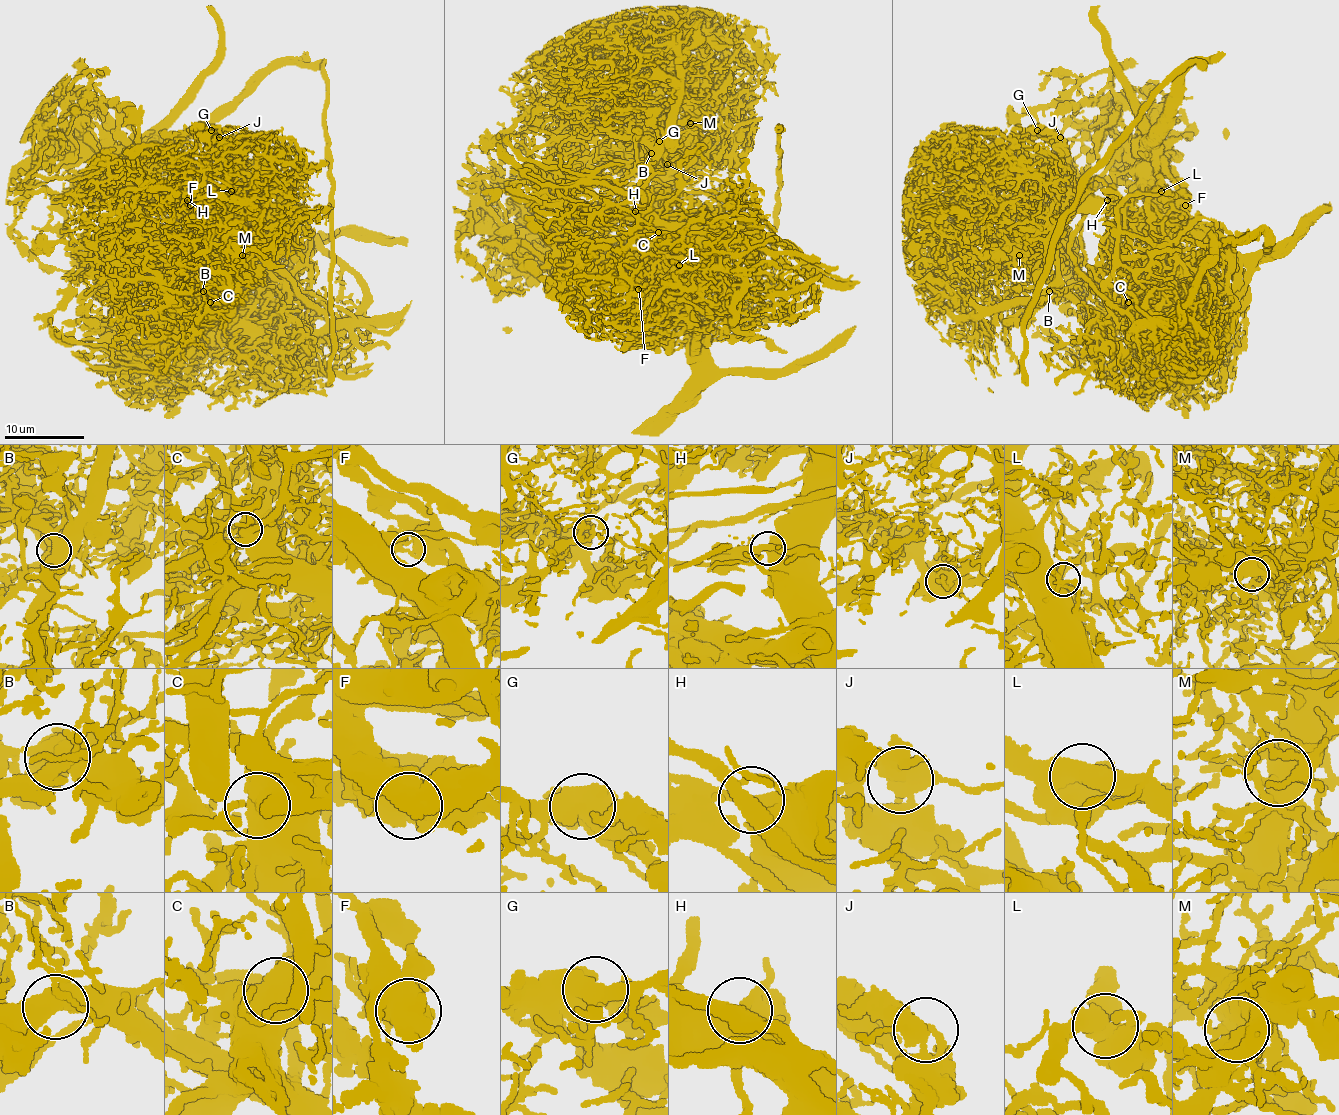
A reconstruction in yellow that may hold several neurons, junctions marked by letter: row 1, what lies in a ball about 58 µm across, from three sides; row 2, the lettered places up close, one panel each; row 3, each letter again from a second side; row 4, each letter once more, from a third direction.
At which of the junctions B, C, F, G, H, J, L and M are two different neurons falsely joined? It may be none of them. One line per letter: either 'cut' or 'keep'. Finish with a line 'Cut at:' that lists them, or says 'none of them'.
B: keep
C: cut
F: cut
G: keep
H: cut
J: keep
L: keep
M: keep
Cut at: C, F, H

